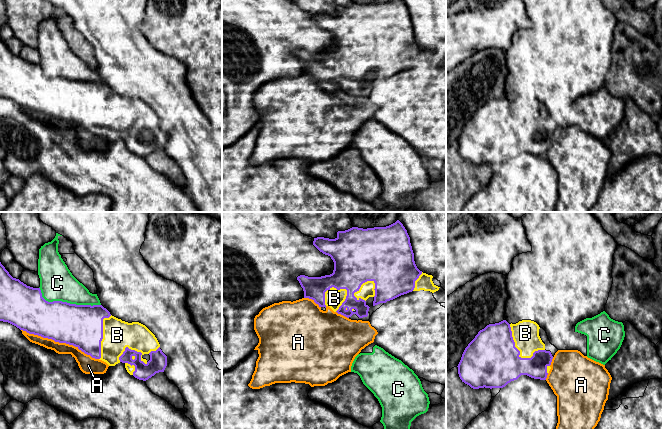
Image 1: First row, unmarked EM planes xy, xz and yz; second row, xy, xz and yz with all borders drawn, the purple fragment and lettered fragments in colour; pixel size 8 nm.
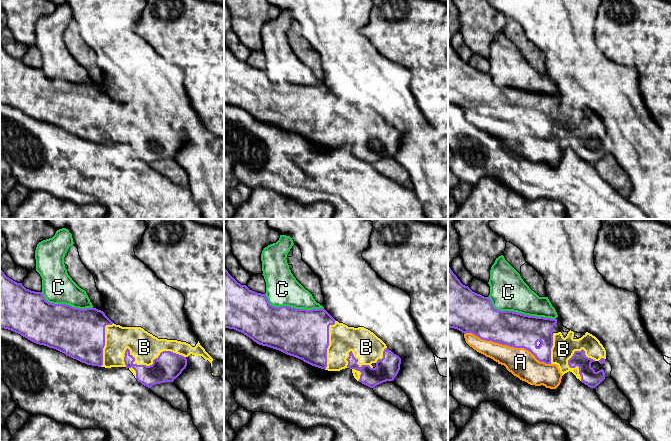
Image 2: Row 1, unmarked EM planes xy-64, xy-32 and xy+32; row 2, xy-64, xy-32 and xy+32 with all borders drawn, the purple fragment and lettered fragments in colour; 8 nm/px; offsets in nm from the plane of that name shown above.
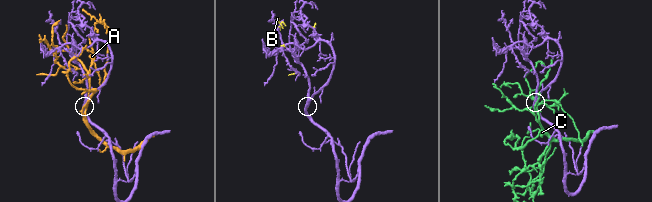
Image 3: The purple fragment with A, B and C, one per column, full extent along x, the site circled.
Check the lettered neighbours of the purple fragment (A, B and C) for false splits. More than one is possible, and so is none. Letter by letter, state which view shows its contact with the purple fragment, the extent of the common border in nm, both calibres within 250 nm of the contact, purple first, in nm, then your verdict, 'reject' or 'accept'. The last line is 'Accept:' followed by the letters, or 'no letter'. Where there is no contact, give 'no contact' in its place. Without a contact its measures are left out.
A: contact in xy; length 650 nm; calibres 340 and 120 nm; reject
B: contact in yz; length 360 nm; calibres 440 and 220 nm; accept
C: contact in xy; length 500 nm; calibres 340 and 280 nm; reject
Accept: B

